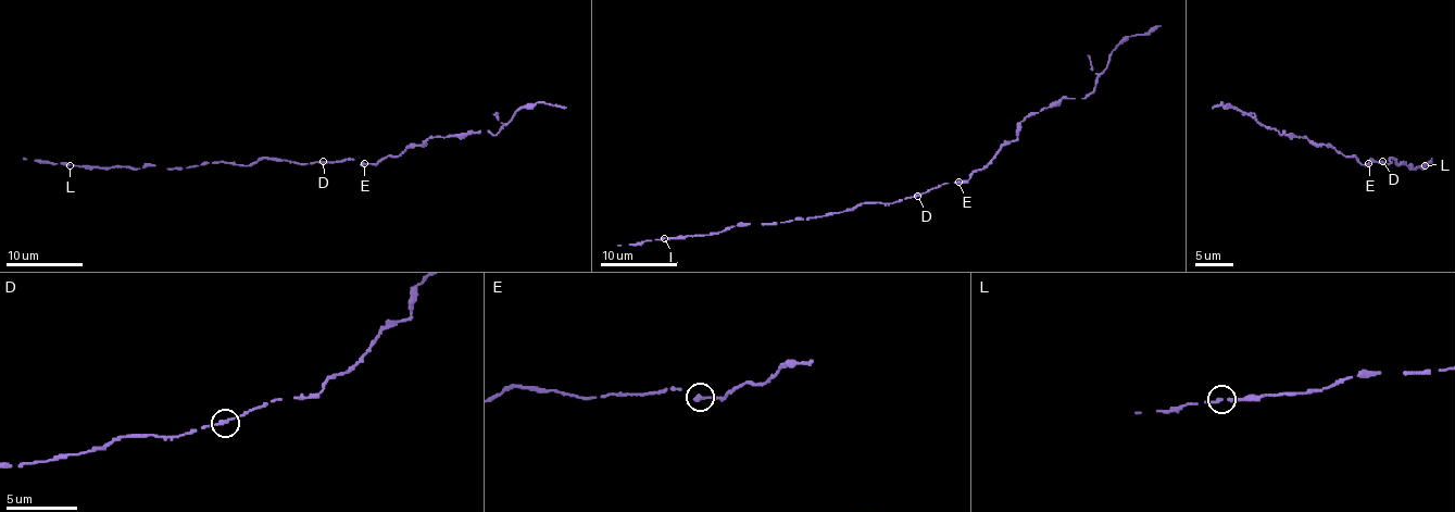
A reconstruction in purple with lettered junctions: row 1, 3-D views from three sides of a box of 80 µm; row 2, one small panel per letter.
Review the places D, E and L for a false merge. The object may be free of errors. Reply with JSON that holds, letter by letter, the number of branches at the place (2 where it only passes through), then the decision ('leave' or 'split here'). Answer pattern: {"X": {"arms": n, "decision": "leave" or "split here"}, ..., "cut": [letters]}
{"D": {"arms": 2, "decision": "leave"}, "E": {"arms": 1, "decision": "split here"}, "L": {"arms": 1, "decision": "leave"}, "cut": ["E"]}

